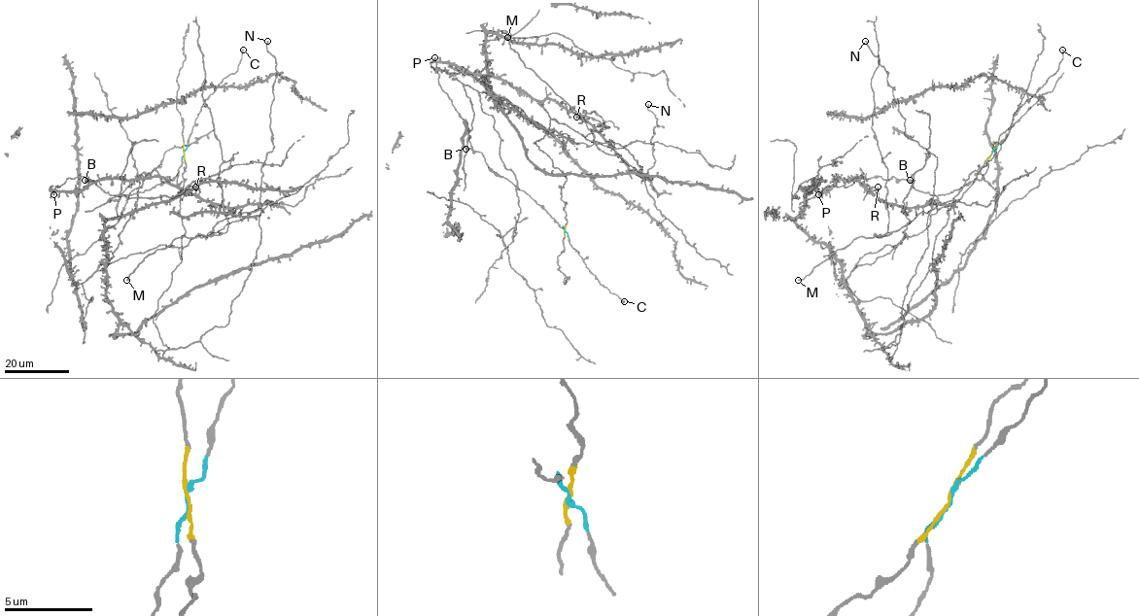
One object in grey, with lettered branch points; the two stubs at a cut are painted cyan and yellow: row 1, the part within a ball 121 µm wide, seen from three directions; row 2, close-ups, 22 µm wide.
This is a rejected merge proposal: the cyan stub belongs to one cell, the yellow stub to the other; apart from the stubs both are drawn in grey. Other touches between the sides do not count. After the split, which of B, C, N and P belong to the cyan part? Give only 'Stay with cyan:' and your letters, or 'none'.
Stay with cyan: B, C, P

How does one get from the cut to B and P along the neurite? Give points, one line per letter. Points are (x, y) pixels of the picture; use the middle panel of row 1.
B: (565, 230), (524, 191), (492, 170), (480, 152), (465, 149)
P: (565, 230), (524, 191), (494, 172), (480, 152), (472, 150), (467, 122), (438, 84), (434, 57)

